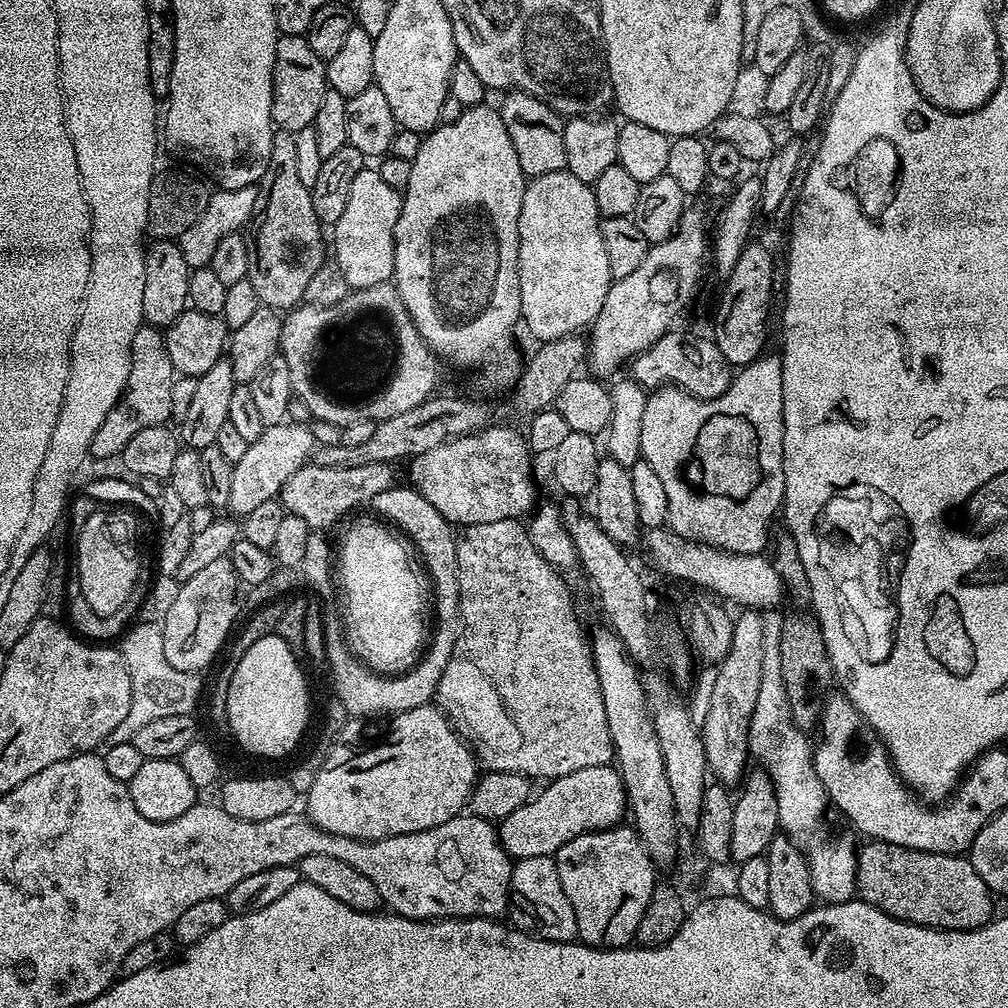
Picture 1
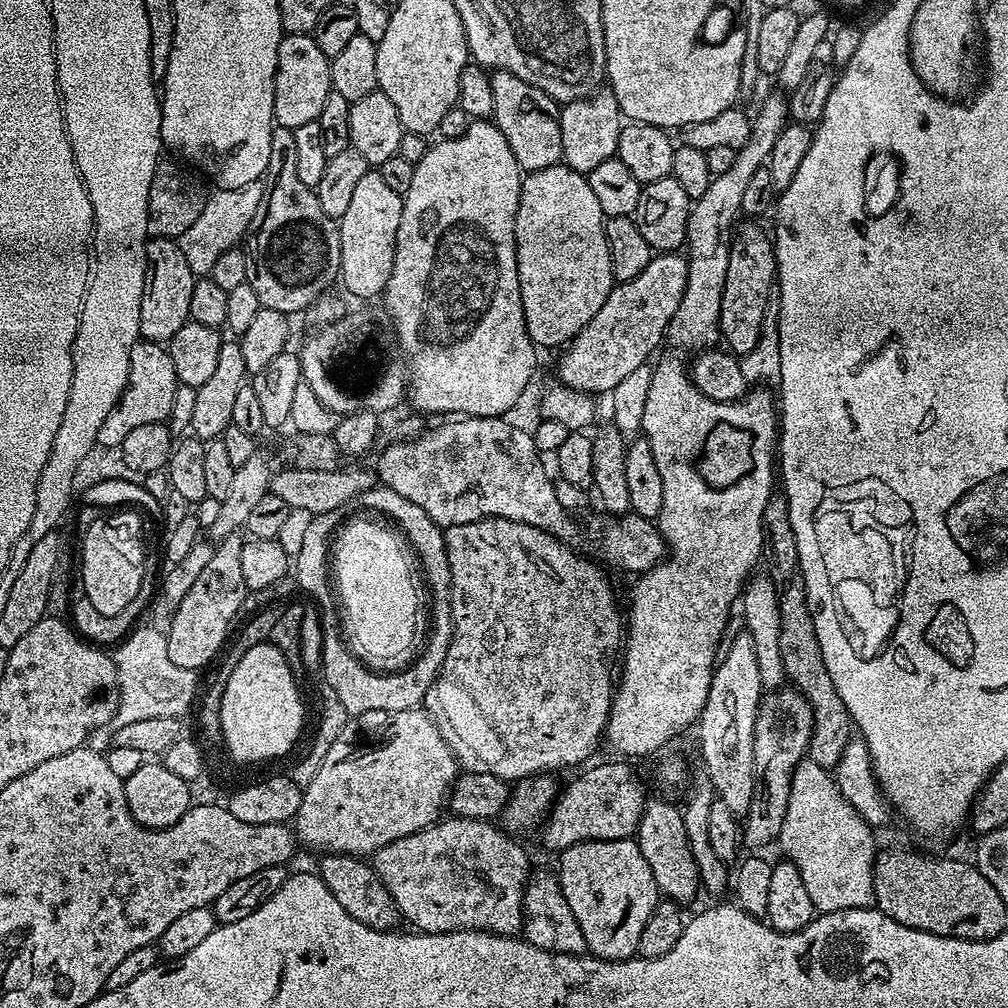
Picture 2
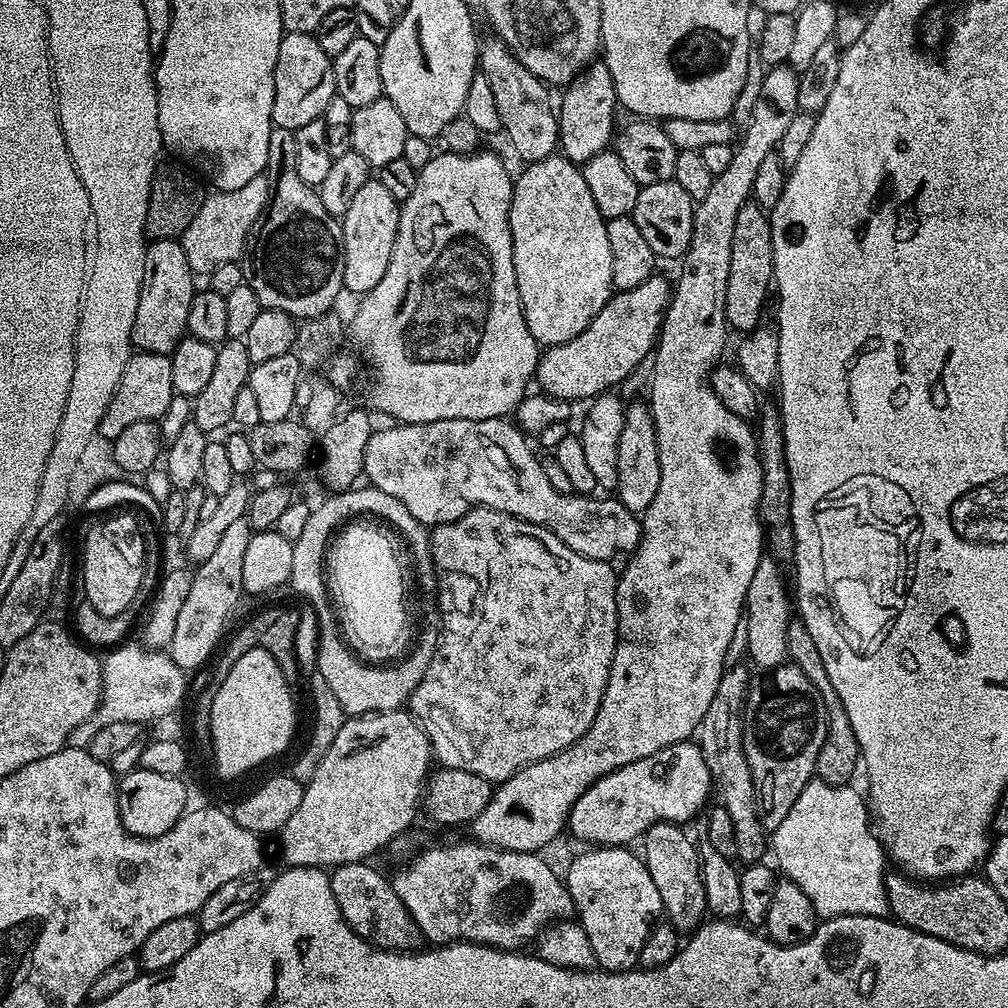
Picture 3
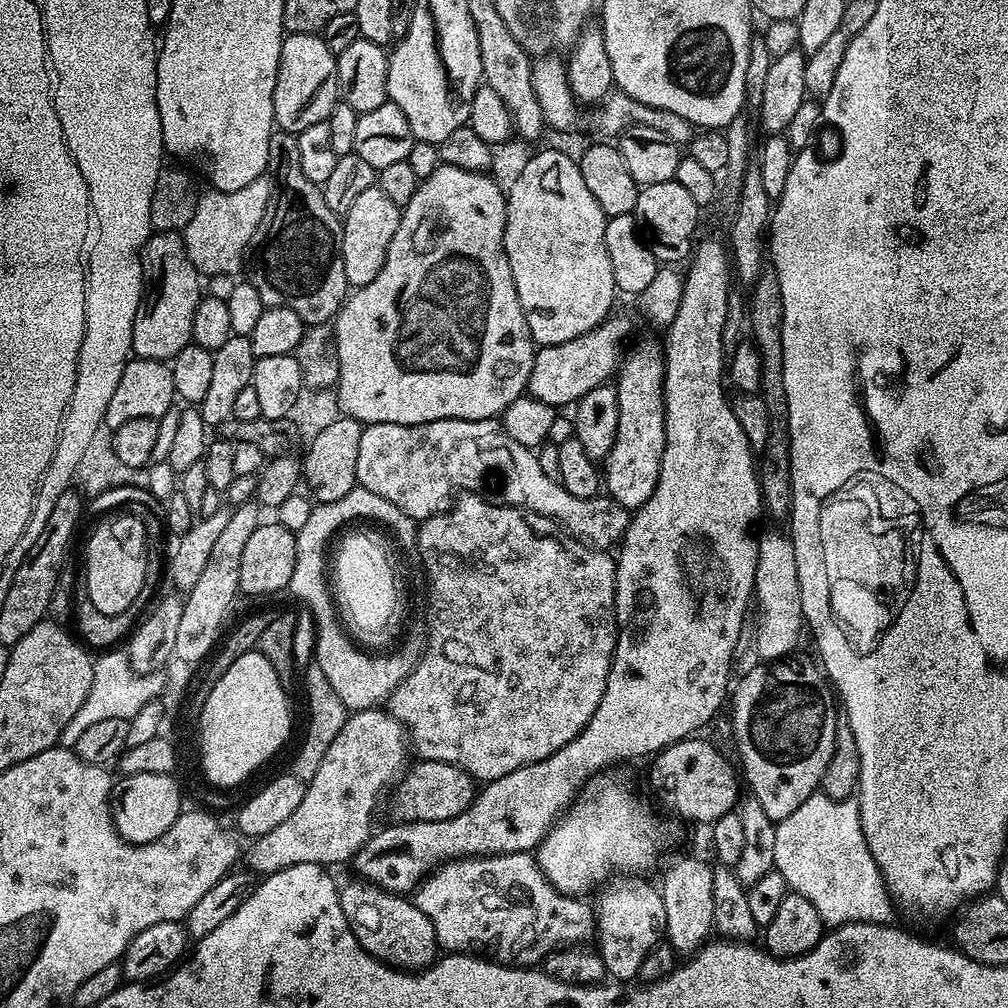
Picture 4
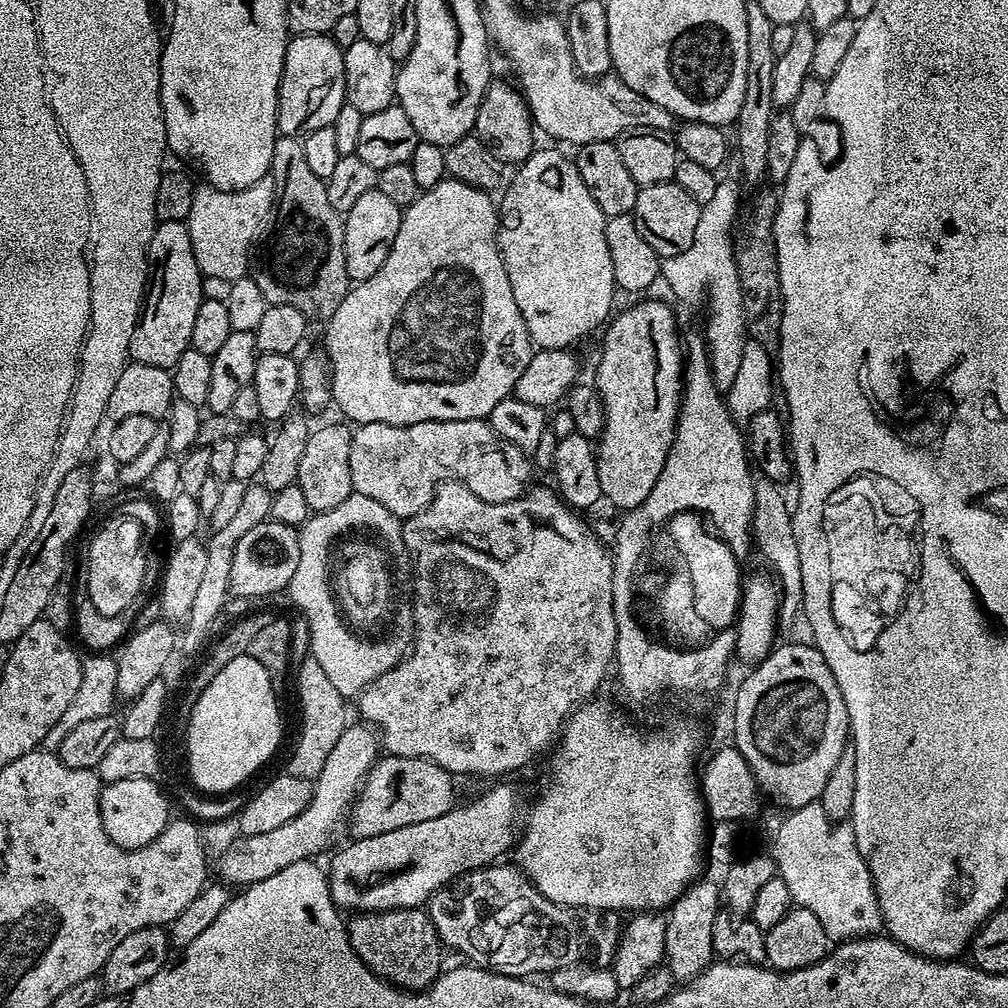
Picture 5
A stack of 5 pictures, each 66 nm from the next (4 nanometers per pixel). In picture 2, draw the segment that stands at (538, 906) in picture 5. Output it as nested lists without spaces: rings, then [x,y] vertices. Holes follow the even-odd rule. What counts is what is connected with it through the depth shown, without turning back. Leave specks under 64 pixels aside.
[[[452,814],[439,822],[423,828],[422,831],[414,833],[406,838],[398,838],[386,846],[382,846],[378,851],[371,853],[370,863],[378,878],[390,890],[390,898],[398,906],[401,917],[409,920],[411,927],[418,932],[429,932],[438,934],[439,932],[461,932],[462,930],[474,930],[475,932],[493,932],[499,936],[515,936],[521,931],[524,922],[524,886],[528,882],[530,867],[528,868],[528,852],[519,844],[519,839],[513,838],[507,831],[498,827],[492,820],[471,820]]]

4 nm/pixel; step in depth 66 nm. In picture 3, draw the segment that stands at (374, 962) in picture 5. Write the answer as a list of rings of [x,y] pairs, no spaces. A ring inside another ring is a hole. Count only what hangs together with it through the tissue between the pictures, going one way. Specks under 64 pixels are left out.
[[[372,862],[338,864],[331,869],[328,881],[334,902],[348,925],[375,948],[387,948],[389,952],[406,952],[417,947],[422,937],[420,927],[414,922],[410,910],[398,898],[391,879],[383,876]]]

